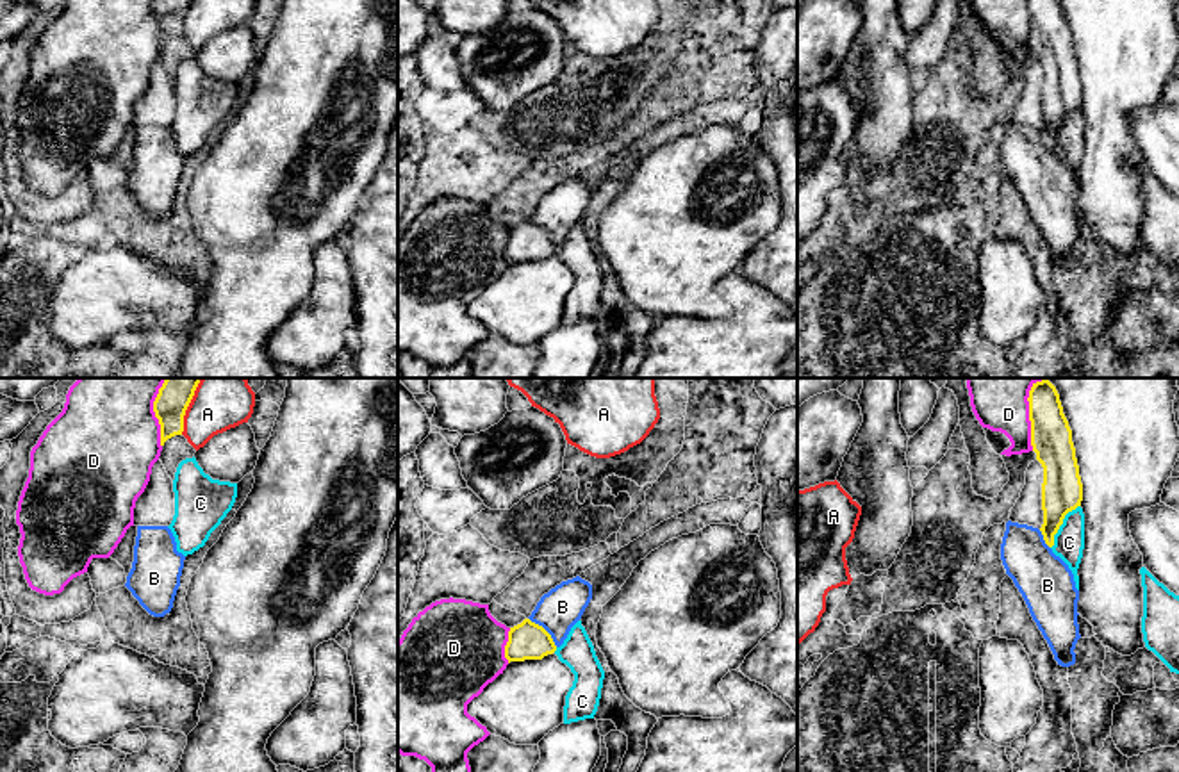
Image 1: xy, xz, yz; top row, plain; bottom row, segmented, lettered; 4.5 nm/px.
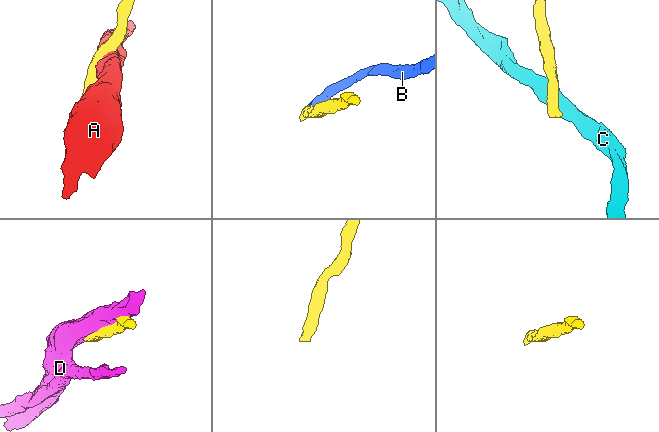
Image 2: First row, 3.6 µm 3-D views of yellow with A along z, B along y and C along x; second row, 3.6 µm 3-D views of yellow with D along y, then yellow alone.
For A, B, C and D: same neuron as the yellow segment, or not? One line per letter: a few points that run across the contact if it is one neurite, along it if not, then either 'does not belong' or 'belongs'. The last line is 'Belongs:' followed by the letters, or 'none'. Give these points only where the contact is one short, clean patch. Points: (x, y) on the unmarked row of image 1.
A: line xy (191, 0), (181, 34); does not belong
B: line xz (528, 218), (557, 246); does not belong
C: line yz (1080, 106), (1065, 116), (1051, 148); does not belong
D: does not belong
Belongs: none

